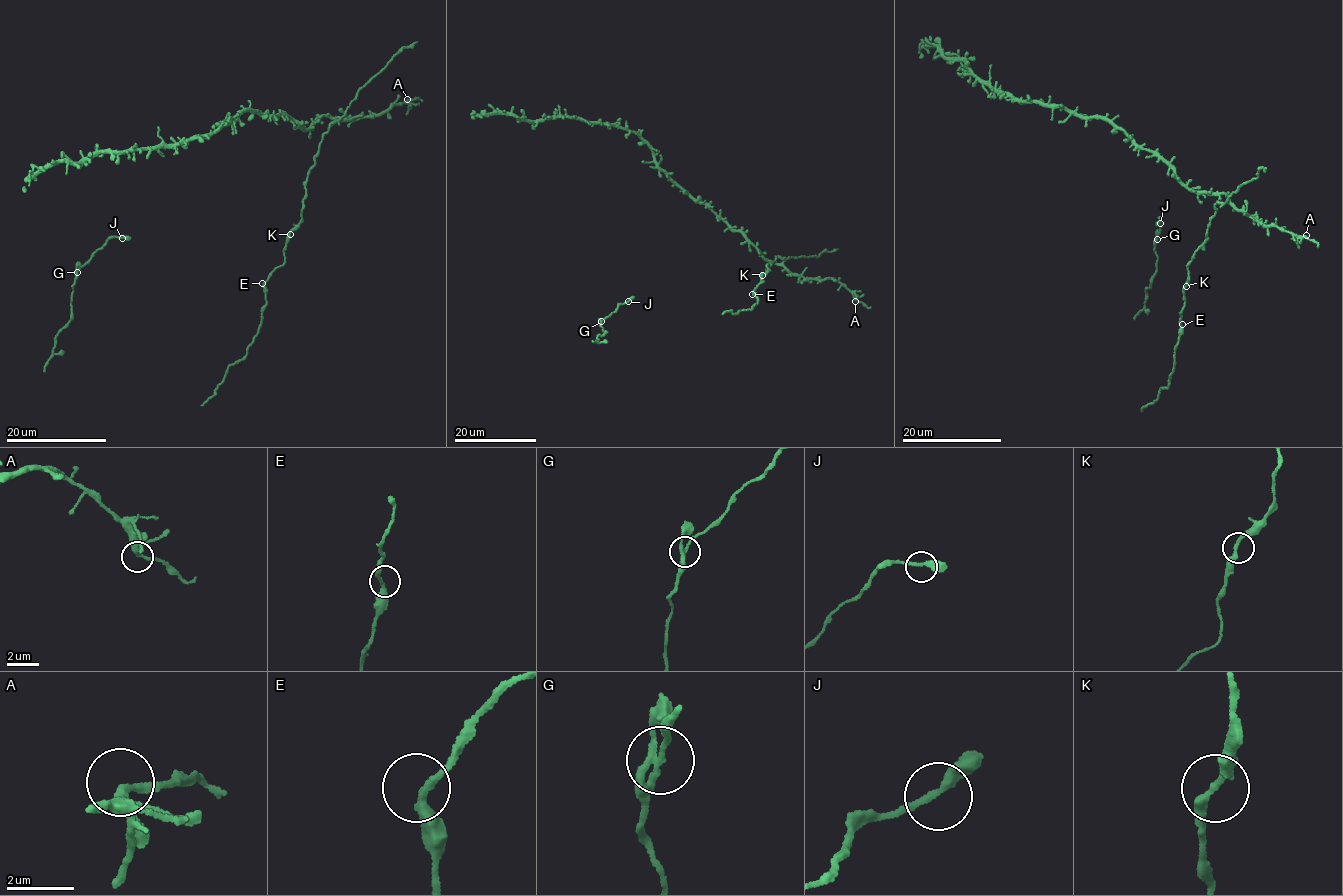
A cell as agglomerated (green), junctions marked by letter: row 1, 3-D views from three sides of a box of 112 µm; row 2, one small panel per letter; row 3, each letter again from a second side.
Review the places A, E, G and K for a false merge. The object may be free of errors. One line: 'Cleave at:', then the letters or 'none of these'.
Cleave at: none of these

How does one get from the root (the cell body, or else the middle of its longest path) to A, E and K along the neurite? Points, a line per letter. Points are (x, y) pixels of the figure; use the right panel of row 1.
A: (1219, 202), (1230, 203), (1264, 227), (1272, 225), (1298, 236), (1306, 235)
E: (1219, 202), (1214, 205), (1215, 215), (1210, 218), (1206, 240), (1186, 266), (1185, 305), (1179, 313), (1182, 324)
K: (1219, 202), (1214, 205), (1215, 215), (1210, 218), (1206, 240), (1186, 266), (1186, 286)

